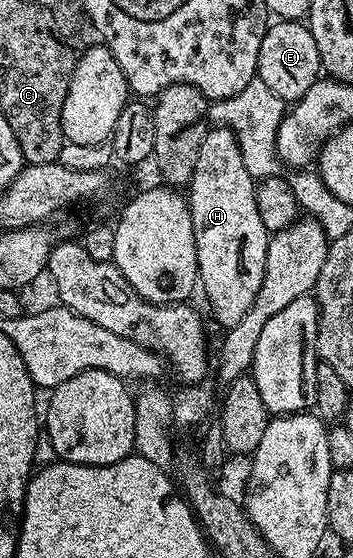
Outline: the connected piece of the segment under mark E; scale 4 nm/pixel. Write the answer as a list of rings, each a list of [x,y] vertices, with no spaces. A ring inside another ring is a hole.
[[[275,20],[268,25],[257,56],[257,76],[286,104],[298,102],[321,77],[317,40],[313,40],[310,26],[299,20]]]

